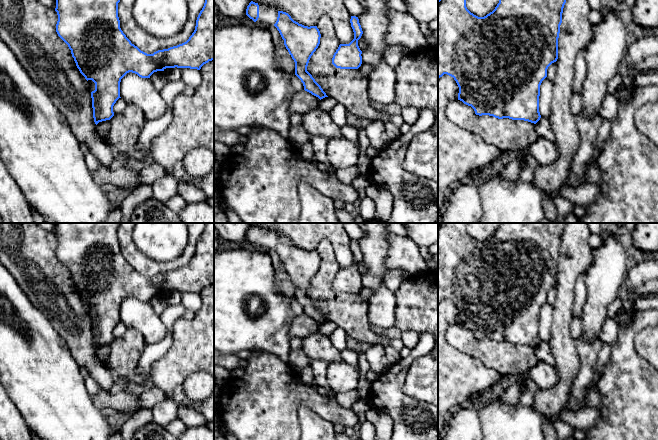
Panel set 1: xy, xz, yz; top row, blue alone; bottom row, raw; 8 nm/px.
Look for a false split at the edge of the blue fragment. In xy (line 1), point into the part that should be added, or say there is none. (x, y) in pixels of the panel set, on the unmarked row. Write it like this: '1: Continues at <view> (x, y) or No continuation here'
1: No continuation here

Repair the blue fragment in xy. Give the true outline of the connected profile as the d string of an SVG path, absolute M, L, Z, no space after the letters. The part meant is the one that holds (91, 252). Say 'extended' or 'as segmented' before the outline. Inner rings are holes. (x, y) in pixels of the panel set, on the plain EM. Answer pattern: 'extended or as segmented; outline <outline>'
as segmented; outline M56 223L56 256L71 274L80 297L87 305L92 304L95 307L91 322L96 349L114 340L113 330L121 322L120 306L127 297L132 296L141 302L150 302L154 296L164 295L166 292L200 294L204 288L214 284L214 223L205 223L196 244L195 254L186 266L158 274L153 278L141 275L121 254L118 241L120 224Z

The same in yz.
as segmented; outline M438 223L438 302L447 298L454 302L458 311L458 324L471 330L476 339L489 339L498 343L509 342L536 348L540 342L540 309L547 301L548 291L558 283L558 262L563 232L567 223L499 223L495 233L484 241L478 241L466 231L467 223Z

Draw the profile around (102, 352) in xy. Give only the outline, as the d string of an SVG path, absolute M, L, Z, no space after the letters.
M109 344L99 346L96 349L96 356L102 361L105 361L107 359L109 353L110 353L110 345Z

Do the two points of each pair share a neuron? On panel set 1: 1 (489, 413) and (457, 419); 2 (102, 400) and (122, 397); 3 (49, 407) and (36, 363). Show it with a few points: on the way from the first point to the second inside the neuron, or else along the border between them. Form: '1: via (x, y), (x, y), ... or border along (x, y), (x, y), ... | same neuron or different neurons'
1: border along (474, 408), (478, 414), (482, 429) | different neurons
2: via (107, 400), (117, 400) | same neuron
3: via (49, 396), (49, 390), (39, 374) | same neuron

